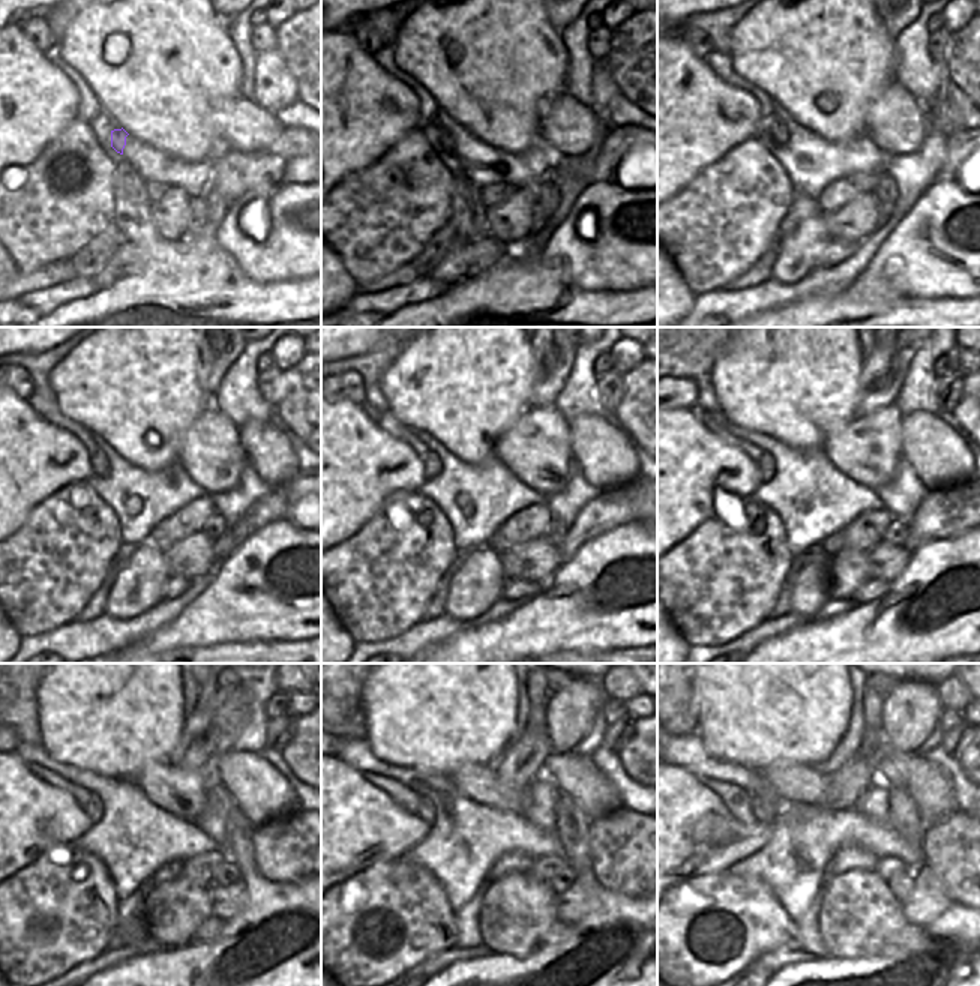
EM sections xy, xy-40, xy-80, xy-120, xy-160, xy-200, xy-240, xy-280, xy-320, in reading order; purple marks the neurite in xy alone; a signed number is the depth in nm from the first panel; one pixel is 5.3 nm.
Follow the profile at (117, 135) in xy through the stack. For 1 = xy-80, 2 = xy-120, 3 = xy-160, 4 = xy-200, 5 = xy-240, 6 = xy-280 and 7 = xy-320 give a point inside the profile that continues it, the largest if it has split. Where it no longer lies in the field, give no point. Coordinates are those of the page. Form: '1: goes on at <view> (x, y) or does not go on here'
1: goes on at xy-80 (778, 131)
2: goes on at xy-120 (98, 462)
3: goes on at xy-160 (432, 465)
4: goes on at xy-200 (767, 467)
5: goes on at xy-240 (93, 809)
6: goes on at xy-280 (426, 811)
7: goes on at xy-320 (763, 808)

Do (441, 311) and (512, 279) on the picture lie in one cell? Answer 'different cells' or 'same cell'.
same cell

